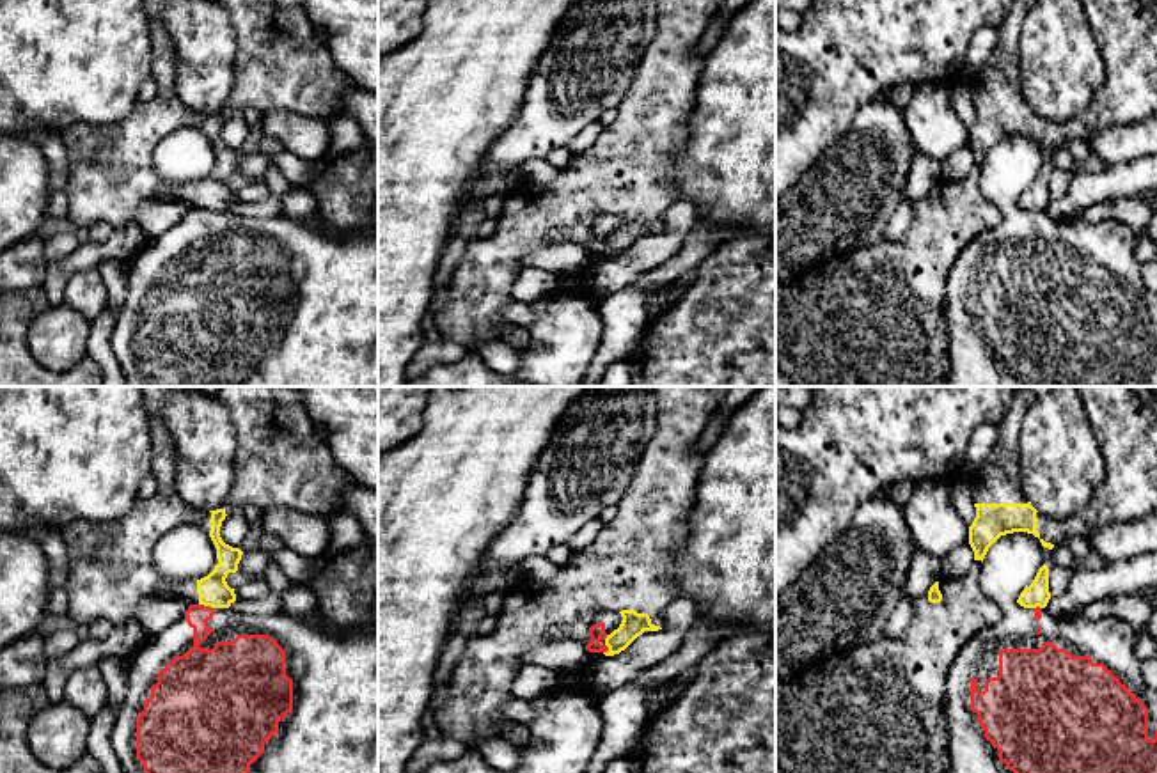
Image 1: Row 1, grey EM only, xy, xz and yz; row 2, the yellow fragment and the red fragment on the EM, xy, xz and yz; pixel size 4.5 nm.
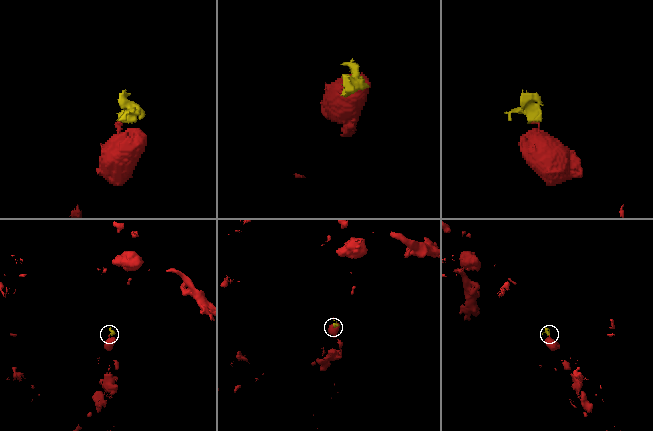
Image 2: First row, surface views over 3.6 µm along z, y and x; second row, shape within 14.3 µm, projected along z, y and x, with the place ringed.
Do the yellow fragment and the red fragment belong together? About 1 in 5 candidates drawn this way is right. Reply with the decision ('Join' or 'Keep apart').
Keep apart

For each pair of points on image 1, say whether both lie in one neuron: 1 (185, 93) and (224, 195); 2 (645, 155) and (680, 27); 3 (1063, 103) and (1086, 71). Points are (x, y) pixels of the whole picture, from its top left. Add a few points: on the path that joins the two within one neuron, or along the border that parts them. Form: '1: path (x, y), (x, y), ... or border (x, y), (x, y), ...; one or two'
1: border (174, 85), (180, 98), (196, 110), (226, 109); two
2: path (650, 123), (662, 94), (668, 59); one
3: path (1063, 96), (1079, 78); one

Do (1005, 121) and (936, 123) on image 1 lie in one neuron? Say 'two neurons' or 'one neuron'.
two neurons

